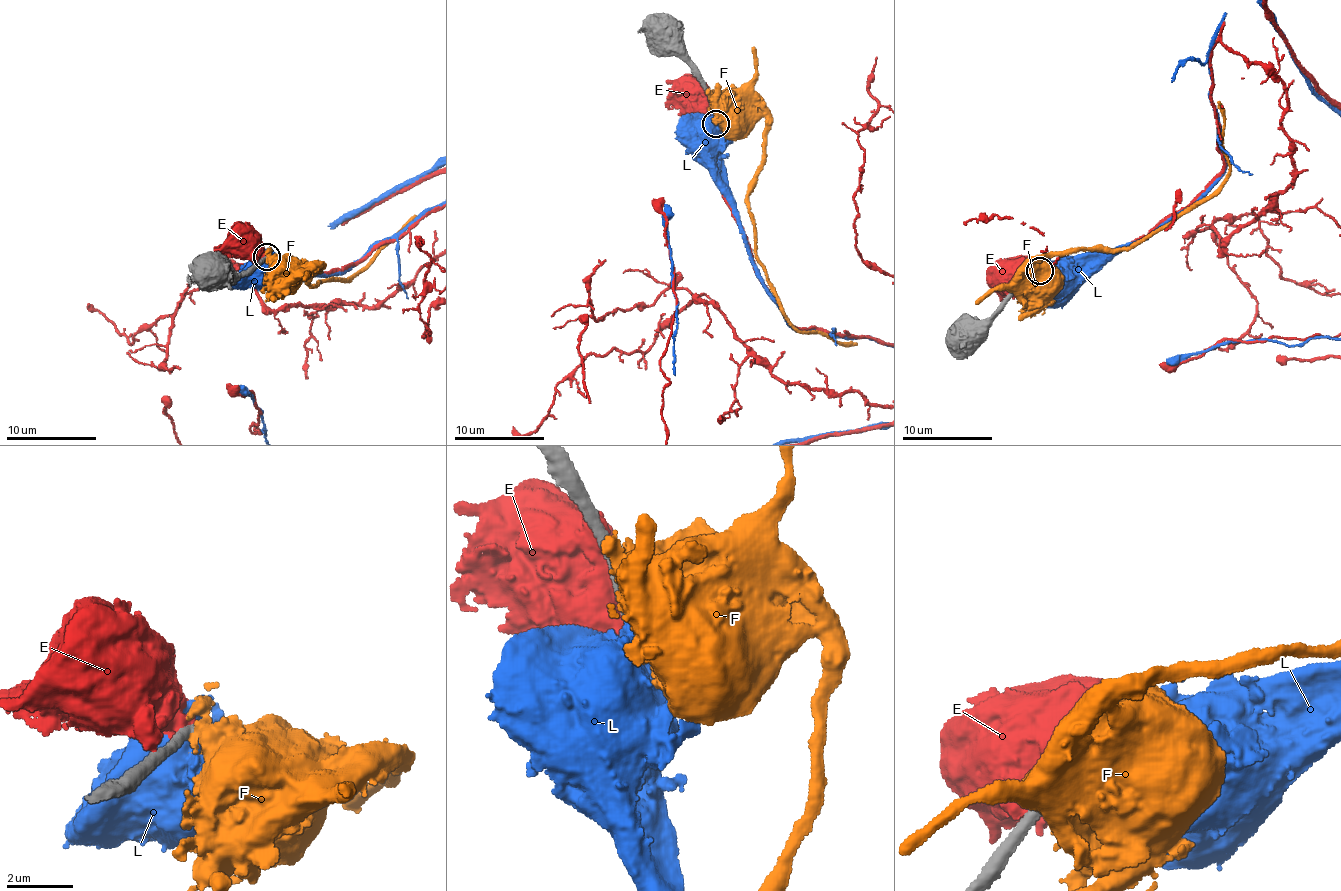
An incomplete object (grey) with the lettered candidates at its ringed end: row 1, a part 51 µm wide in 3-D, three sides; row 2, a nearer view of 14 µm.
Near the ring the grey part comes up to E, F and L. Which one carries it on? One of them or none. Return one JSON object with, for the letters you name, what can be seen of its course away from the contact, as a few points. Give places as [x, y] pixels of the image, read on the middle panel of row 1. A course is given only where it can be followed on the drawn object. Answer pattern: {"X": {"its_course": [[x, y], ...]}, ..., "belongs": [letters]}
{"belongs": []}

